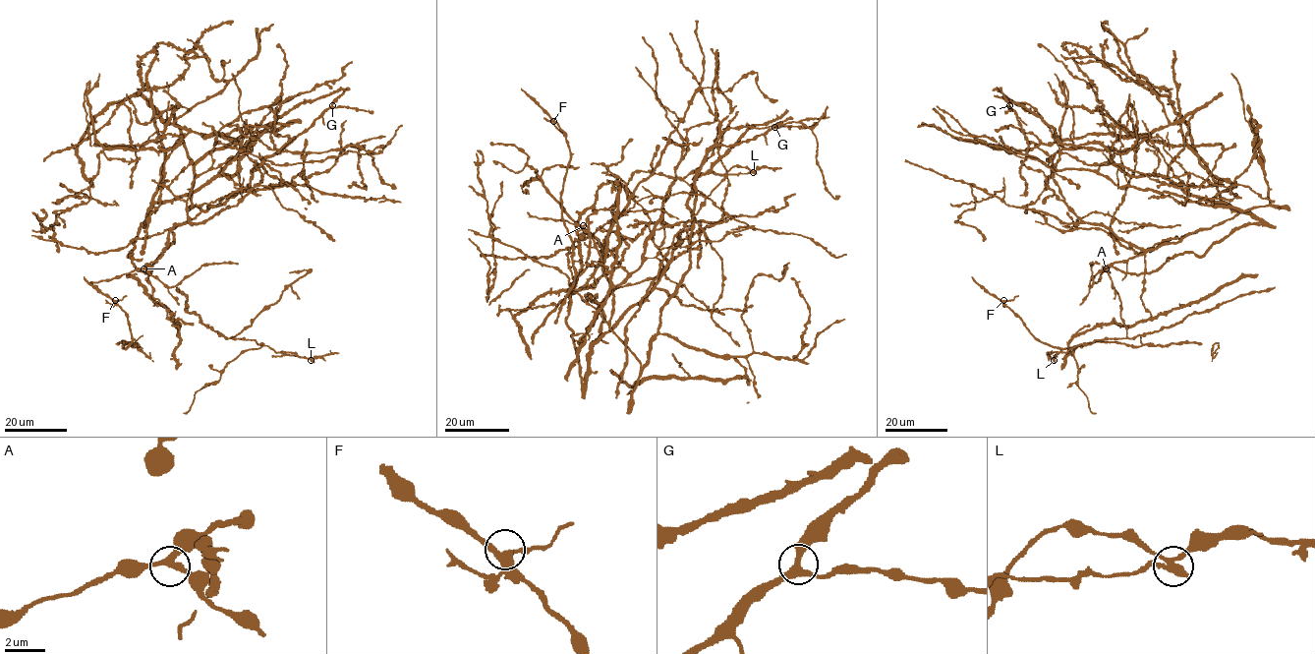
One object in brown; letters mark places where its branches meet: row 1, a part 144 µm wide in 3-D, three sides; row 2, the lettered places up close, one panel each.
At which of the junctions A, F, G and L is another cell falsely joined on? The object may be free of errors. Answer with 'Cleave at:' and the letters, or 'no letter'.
Cleave at: L

